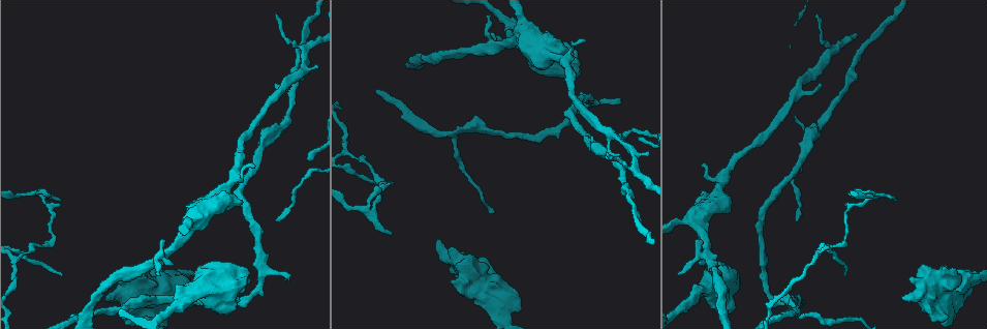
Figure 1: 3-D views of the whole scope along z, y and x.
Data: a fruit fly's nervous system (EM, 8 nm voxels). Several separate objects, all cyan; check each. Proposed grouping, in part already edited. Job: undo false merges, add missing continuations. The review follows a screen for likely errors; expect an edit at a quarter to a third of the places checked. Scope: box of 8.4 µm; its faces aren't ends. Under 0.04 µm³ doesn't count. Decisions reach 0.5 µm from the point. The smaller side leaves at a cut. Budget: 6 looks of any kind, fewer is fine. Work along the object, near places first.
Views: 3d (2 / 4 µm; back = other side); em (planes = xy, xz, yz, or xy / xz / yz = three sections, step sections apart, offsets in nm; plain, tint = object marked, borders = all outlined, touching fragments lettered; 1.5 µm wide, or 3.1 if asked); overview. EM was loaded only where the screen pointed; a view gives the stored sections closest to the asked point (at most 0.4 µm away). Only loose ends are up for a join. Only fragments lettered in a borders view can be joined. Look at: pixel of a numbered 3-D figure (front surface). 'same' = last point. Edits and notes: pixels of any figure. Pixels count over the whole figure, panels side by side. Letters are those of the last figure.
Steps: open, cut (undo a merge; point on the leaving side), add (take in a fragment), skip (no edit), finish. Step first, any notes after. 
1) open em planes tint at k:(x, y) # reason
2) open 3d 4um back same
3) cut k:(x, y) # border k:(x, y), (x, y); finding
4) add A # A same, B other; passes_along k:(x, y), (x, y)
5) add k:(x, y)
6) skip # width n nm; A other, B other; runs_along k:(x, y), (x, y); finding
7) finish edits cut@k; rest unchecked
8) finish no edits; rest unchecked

open em planes borders at 1:(902, 297) # thick end

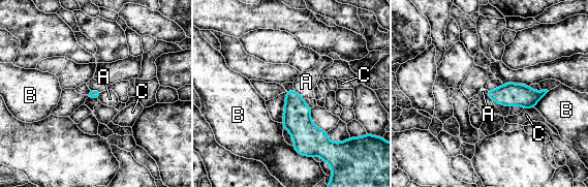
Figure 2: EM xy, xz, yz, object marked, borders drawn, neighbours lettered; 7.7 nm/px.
skip # A other, B other, C other; border 2:(294, 90), (304, 98); none of them fits

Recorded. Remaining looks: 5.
open 3d 4um at 1:(381, 183) # sharp bend

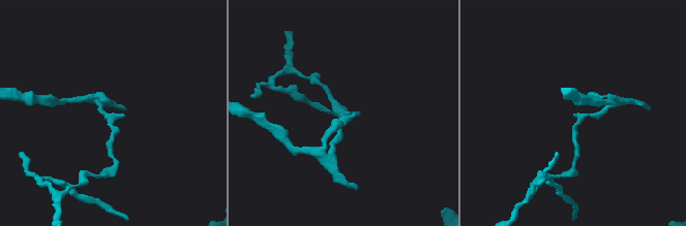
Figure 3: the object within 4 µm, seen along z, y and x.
open em yz step 4 tint at 3:(577, 123) # shape alone is not enough

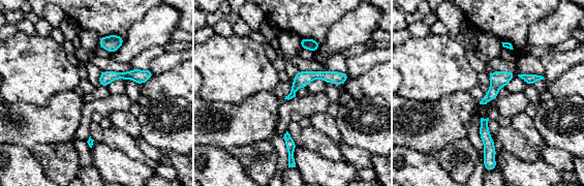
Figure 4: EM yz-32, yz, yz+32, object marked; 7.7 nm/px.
open em planes borders same

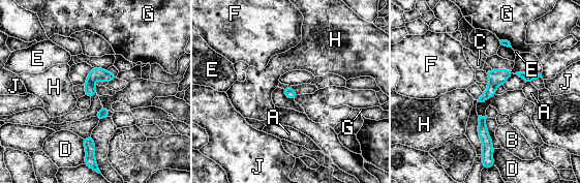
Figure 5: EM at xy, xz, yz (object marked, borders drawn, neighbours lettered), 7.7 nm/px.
cut 5:(497, 77) # width 80 nm; A other, B other, C other, D other, E other, F other, G other, H other, J other; a second neuron is stuck on

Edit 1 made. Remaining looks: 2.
open overview # redraw

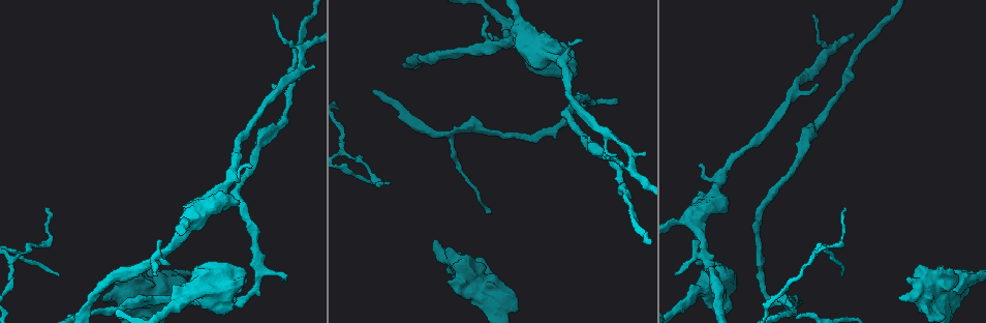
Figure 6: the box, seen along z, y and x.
open em xy step 8 borders at 6:(692, 298) # thick turns thin

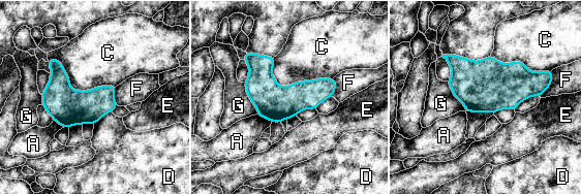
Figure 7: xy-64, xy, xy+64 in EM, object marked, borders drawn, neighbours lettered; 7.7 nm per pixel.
skip # width 280 nm; A other, C other, D other, E other, F other, G other; border 7:(244, 83), (246, 94), (256, 114); one neuron here

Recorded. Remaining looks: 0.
finish edits cut@5; rest unchecked

